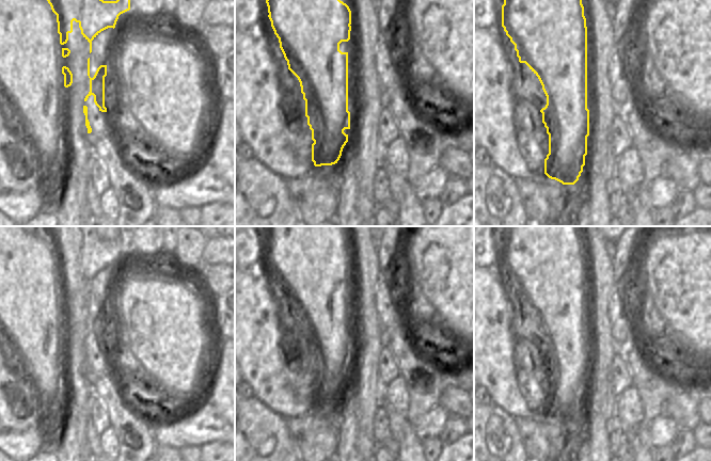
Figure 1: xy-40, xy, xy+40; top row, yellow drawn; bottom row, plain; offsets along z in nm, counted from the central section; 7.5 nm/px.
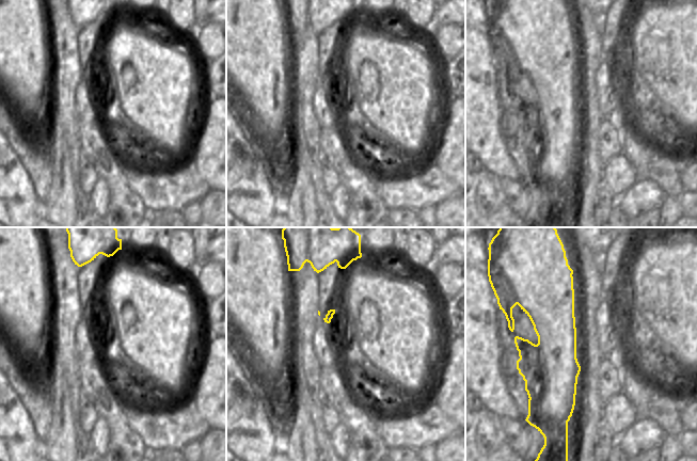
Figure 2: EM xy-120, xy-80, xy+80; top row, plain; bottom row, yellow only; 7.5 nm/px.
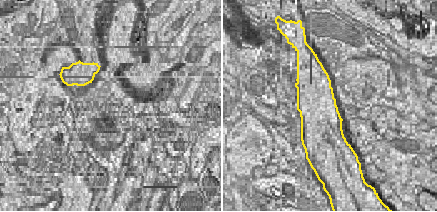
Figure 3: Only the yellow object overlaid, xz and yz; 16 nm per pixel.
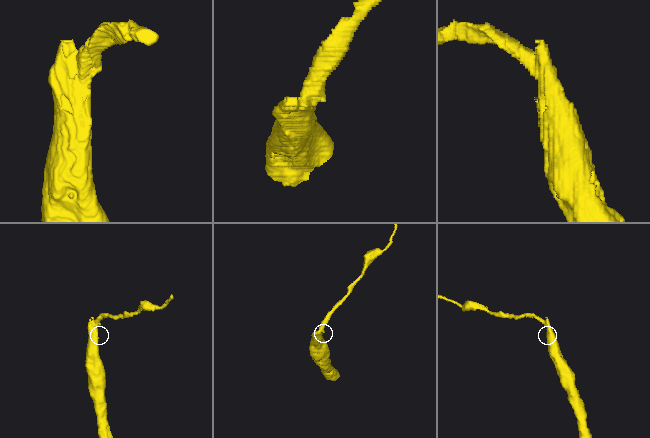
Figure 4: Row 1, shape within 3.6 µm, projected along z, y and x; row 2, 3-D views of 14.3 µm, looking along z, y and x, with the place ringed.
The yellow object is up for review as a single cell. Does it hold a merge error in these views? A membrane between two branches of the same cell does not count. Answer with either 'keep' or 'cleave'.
cleave

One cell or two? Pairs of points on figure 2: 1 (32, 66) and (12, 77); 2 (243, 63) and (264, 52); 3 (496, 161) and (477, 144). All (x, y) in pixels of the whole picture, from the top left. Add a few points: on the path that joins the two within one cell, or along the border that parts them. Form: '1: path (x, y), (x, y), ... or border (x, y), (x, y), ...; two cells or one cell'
1: border (16, 66), (25, 75), (20, 78), (24, 86); two cells
2: border (238, 37), (242, 46), (242, 52), (255, 66); two cells
3: path (491, 159), (481, 149); one cell

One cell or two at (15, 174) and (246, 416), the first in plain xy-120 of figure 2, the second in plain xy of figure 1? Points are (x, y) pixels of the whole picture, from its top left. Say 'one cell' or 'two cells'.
one cell

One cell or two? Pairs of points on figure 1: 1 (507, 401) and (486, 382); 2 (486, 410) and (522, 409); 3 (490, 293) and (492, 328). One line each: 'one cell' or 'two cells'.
1: one cell
2: one cell
3: one cell

